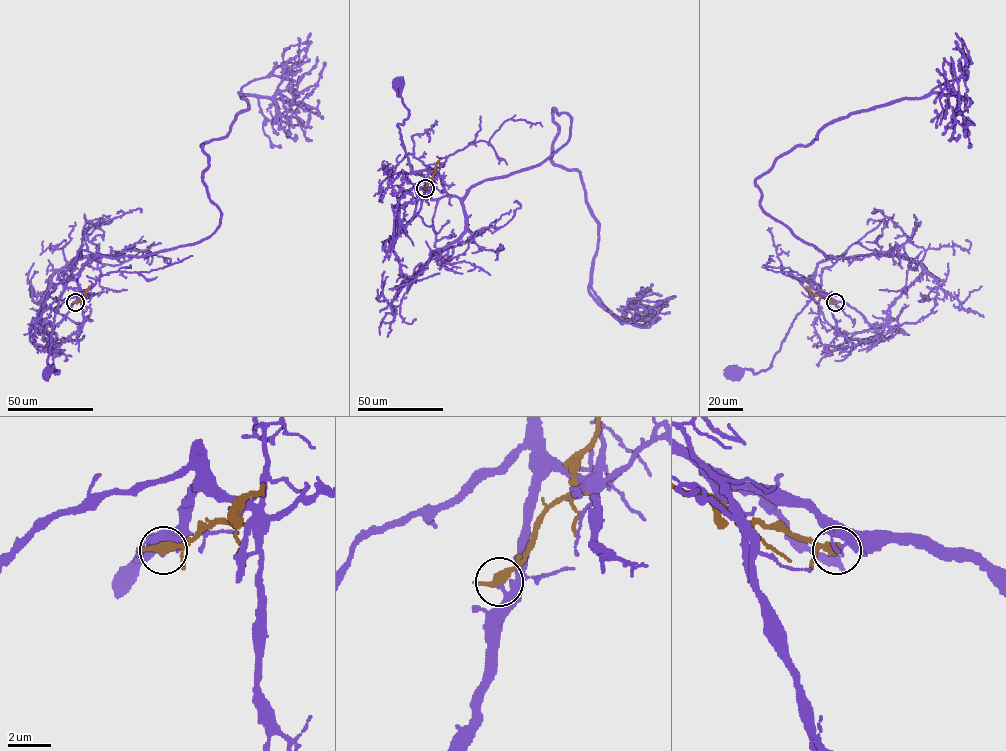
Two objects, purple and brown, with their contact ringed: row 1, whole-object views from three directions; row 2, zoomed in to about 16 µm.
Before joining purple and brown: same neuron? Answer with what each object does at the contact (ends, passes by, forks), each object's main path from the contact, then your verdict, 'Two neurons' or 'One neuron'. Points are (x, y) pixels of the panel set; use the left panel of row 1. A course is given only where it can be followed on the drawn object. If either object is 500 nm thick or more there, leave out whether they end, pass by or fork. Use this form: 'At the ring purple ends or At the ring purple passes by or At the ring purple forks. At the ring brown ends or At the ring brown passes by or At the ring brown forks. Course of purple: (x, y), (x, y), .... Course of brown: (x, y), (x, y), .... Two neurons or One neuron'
Course of purple: (75, 302), (78, 290), (65, 288), (54, 317), (47, 359), (58, 372), (47, 371). Course of brown: (75, 302), (85, 295), (90, 285). Two neurons

